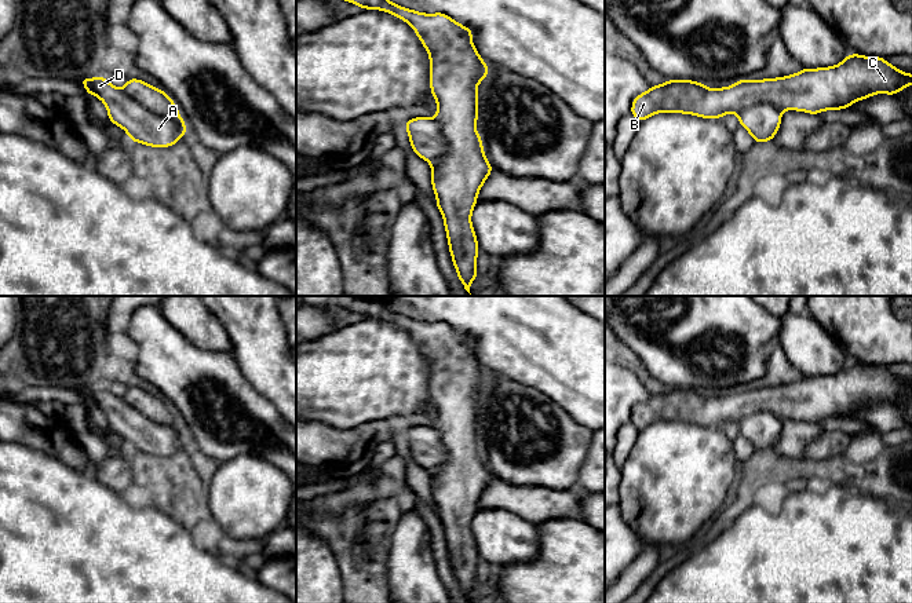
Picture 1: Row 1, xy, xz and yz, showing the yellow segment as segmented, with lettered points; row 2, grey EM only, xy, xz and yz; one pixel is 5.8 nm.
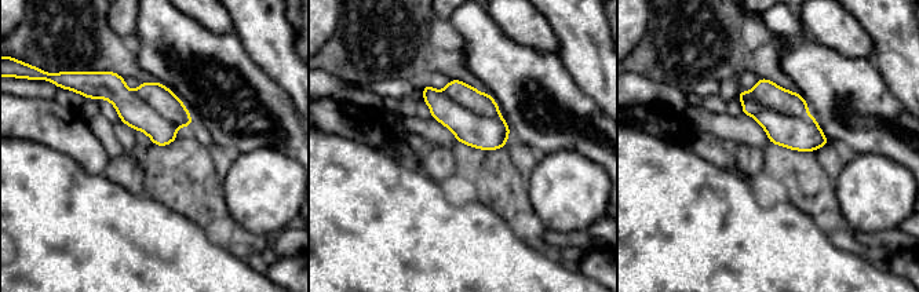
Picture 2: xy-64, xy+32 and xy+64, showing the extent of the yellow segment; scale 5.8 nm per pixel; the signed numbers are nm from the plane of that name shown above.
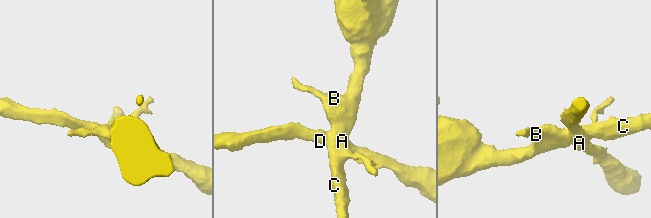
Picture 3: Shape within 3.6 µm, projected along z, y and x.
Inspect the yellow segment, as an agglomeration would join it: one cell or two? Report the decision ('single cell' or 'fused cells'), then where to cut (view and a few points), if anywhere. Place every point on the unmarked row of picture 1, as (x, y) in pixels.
fused cells | xy (121, 398), (157, 423), (178, 423)

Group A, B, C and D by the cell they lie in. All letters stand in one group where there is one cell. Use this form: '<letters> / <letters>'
A D / B C

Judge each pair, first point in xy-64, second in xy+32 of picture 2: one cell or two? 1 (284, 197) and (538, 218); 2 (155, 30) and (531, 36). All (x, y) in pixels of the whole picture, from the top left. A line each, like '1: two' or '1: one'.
1: one
2: two

